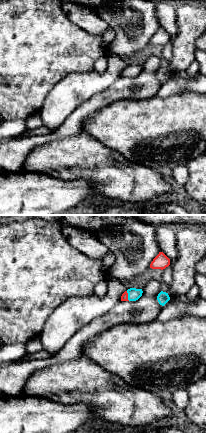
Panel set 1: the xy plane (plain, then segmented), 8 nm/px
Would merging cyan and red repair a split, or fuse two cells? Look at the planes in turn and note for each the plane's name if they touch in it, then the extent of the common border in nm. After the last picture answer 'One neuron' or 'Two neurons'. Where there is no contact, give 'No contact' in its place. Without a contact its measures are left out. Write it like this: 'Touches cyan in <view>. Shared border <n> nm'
Touches cyan in xy. Shared border 80 nm

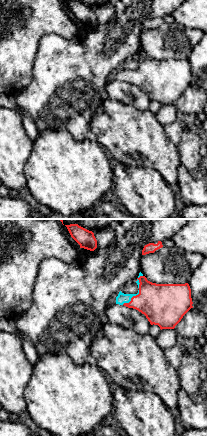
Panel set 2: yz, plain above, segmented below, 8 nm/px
Touches cyan in yz. Shared border 180 nm

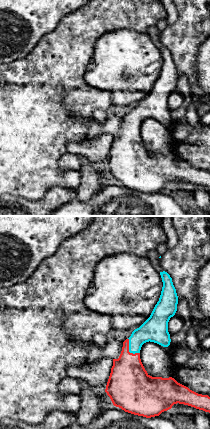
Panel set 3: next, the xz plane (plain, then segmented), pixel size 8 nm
Touches cyan in xz. Shared border 160 nm

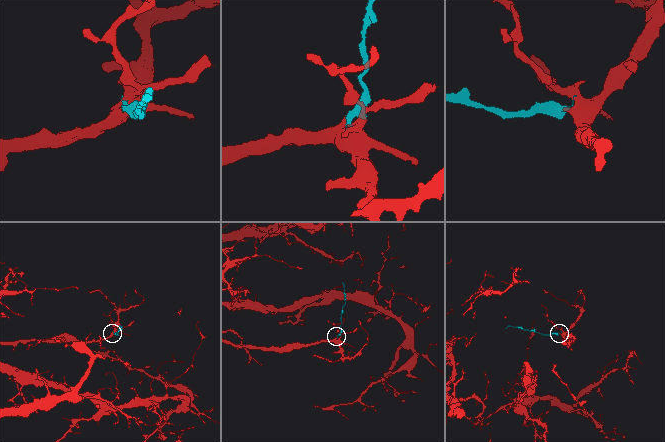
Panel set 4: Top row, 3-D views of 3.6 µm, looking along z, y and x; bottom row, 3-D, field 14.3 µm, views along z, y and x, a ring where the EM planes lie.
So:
One neuron

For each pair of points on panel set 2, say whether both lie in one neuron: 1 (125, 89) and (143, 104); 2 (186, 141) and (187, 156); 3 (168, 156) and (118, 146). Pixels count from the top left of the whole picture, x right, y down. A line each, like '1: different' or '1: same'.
1: same
2: same
3: same

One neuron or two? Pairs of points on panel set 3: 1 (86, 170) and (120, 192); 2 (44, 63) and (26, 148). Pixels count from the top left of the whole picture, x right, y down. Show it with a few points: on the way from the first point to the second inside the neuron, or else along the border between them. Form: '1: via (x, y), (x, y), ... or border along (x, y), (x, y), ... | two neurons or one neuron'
1: border along (113, 181), (103, 186), (89, 198) | two neurons
2: via (38, 84), (38, 101), (26, 113), (26, 127) | one neuron

